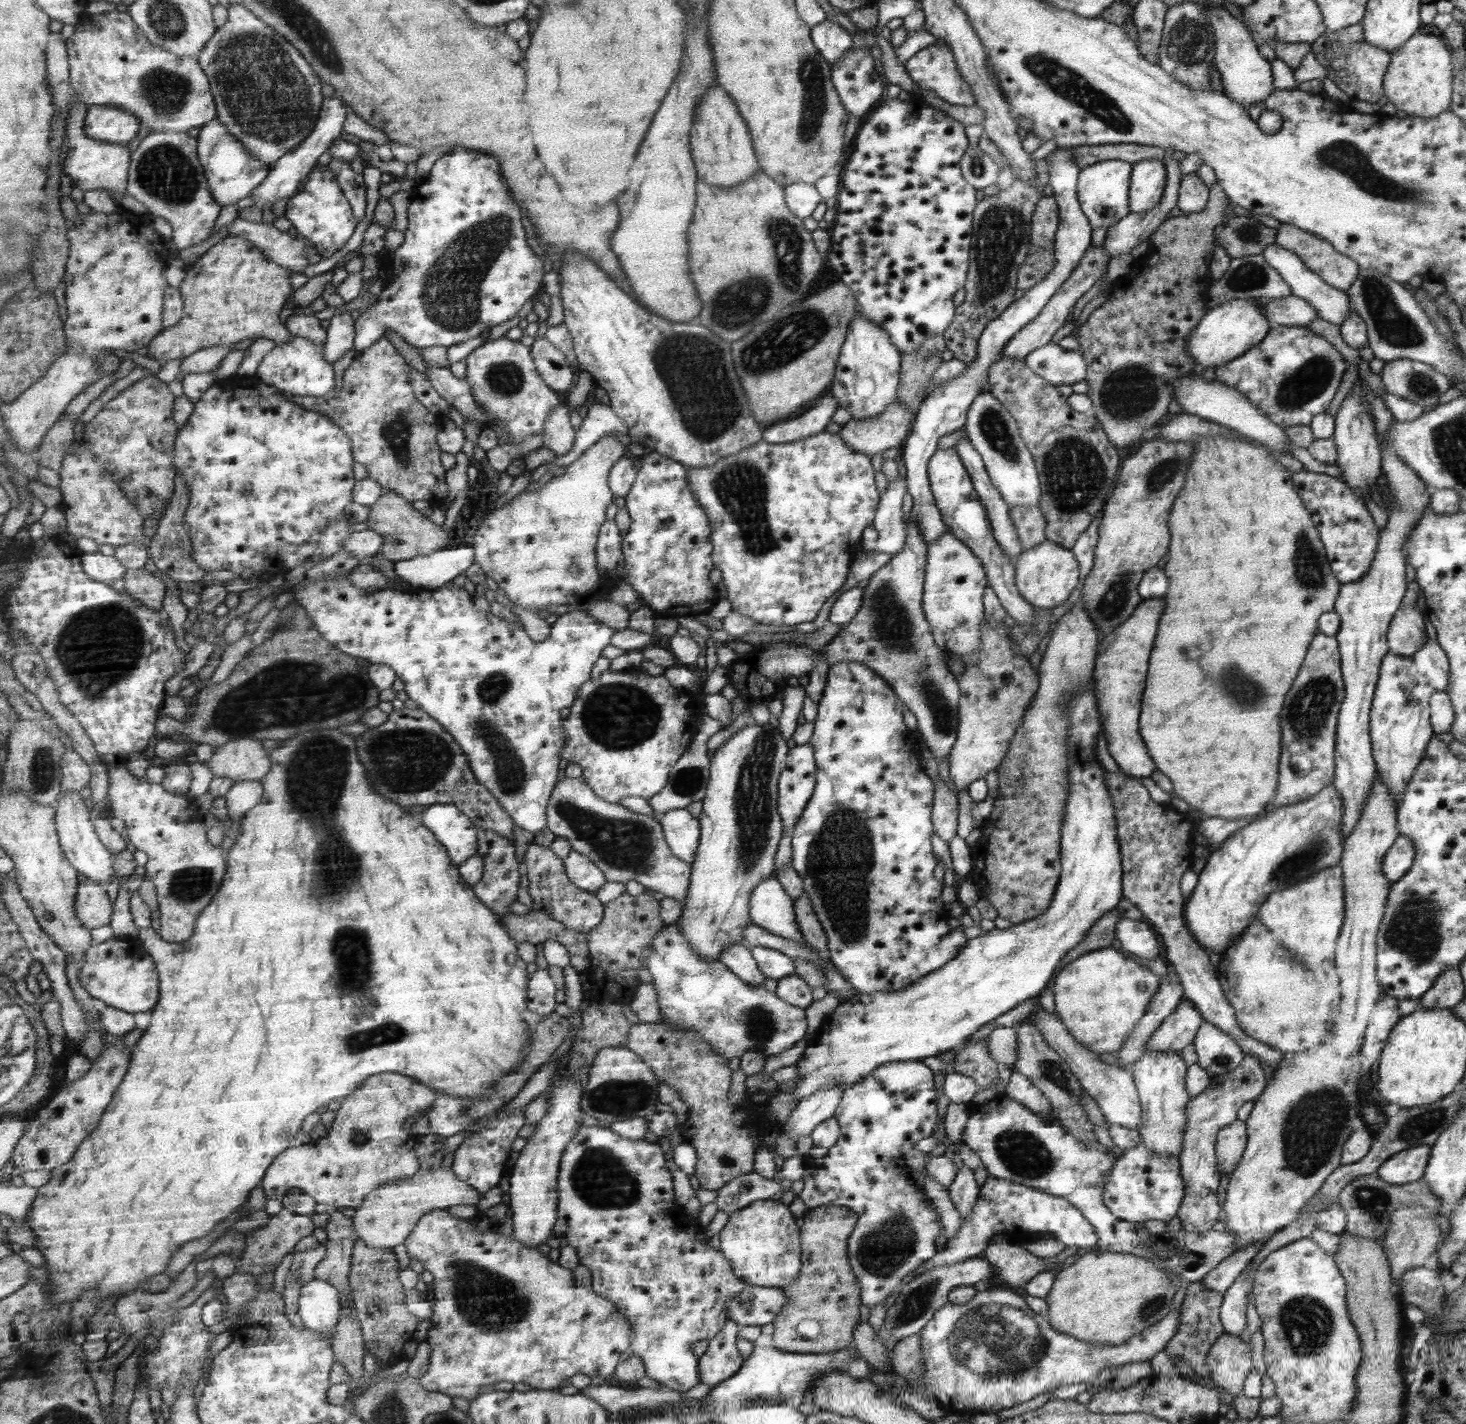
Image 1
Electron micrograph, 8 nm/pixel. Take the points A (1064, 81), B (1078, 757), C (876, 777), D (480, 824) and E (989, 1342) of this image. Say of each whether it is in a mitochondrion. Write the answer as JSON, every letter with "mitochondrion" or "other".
{"A":"mitochondrion","B":"other","C":"other","D":"other","E":"mitochondrion"}

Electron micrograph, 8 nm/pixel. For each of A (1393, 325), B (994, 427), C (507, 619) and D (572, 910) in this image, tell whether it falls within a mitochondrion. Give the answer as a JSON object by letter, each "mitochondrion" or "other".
{"A":"mitochondrion","B":"mitochondrion","C":"other","D":"other"}

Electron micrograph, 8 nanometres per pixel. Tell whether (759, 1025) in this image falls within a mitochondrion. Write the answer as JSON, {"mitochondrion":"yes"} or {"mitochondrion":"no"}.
{"mitochondrion":"yes"}

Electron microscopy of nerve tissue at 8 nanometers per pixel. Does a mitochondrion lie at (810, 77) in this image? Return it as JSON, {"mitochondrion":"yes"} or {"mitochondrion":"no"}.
{"mitochondrion":"yes"}

